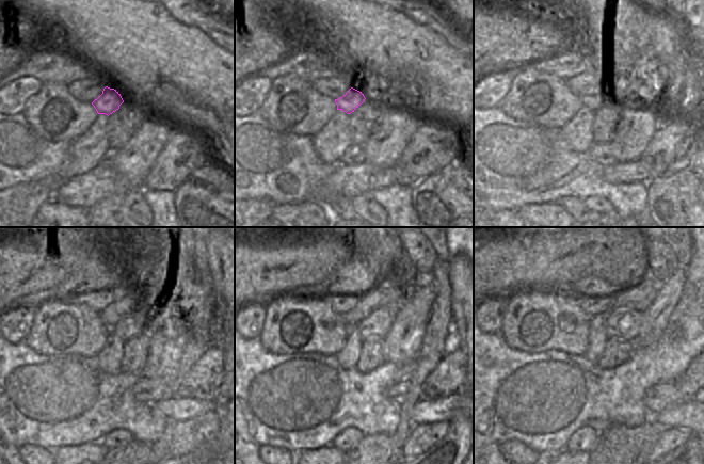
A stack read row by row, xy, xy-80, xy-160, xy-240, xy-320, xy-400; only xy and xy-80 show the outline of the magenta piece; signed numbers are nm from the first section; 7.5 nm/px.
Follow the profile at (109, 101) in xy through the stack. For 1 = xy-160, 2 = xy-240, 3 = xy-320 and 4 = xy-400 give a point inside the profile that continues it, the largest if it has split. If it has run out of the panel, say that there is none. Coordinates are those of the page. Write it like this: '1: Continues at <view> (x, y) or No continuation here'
1: Continues at xy-160 (598, 98)
2: Continues at xy-240 (134, 324)
3: Continues at xy-320 (379, 323)
4: Continues at xy-400 (624, 323).

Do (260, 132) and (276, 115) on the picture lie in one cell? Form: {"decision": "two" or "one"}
{"decision": "two"}

